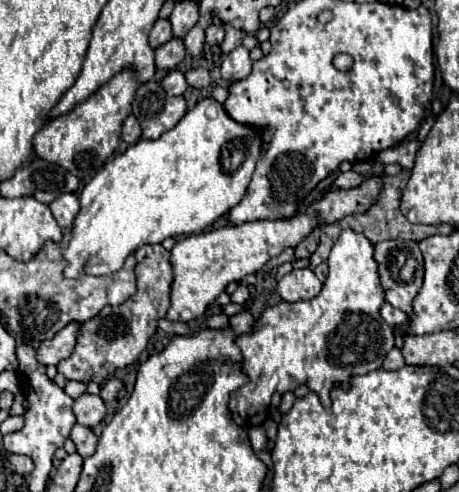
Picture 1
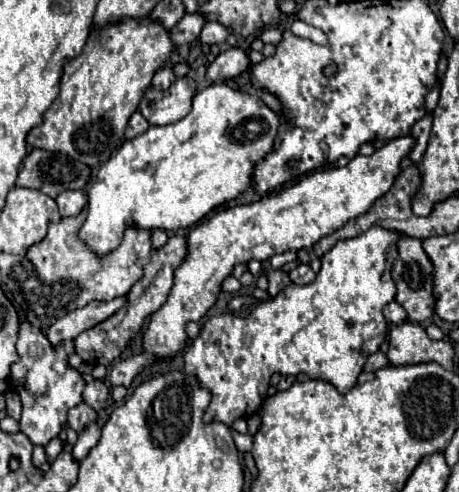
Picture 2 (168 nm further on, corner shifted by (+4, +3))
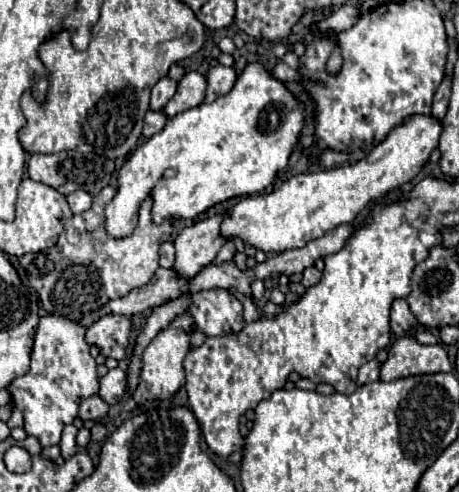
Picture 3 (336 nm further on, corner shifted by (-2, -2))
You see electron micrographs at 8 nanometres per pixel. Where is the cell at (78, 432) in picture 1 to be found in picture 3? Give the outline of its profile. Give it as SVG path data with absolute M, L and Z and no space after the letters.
M91 396L91 398L87 398L87 400L81 402L81 406L79 406L79 418L83 422L99 420L99 418L103 418L107 414L107 410L109 410L109 406L99 396Z

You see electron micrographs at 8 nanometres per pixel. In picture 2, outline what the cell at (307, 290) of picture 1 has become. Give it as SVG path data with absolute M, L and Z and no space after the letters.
M297 265L297 267L289 273L289 277L291 277L291 281L297 283L297 285L307 285L307 283L311 283L311 281L315 279L315 273L313 273L313 269L311 269L309 265Z

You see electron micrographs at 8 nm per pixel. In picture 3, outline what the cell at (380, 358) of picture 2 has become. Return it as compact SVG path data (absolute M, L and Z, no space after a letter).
M371 360L367 364L363 364L359 368L359 376L357 376L357 386L363 386L367 382L375 382L379 380L379 372L381 372L381 364L377 360Z

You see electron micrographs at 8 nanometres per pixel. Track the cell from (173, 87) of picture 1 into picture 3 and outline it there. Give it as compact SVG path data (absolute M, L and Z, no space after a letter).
M169 76L161 78L151 90L151 110L161 110L173 98L175 90L177 90L175 80L171 80Z

